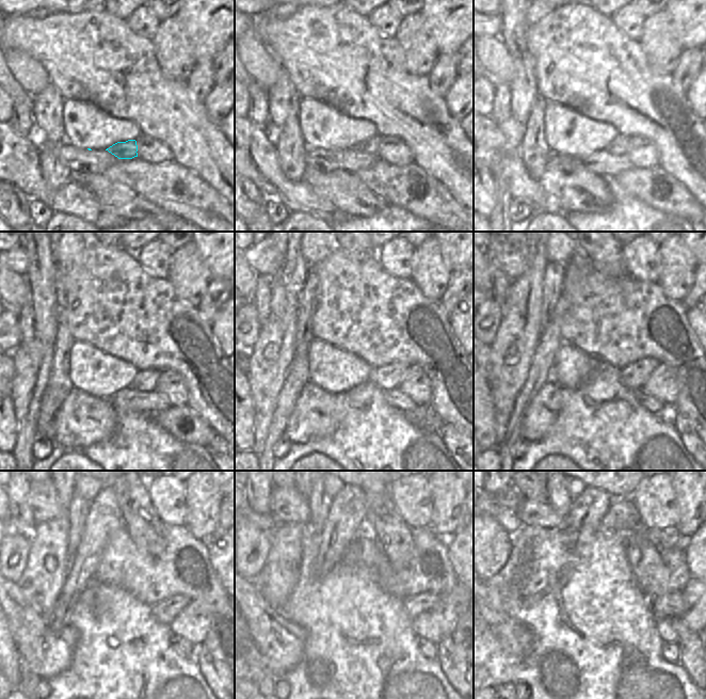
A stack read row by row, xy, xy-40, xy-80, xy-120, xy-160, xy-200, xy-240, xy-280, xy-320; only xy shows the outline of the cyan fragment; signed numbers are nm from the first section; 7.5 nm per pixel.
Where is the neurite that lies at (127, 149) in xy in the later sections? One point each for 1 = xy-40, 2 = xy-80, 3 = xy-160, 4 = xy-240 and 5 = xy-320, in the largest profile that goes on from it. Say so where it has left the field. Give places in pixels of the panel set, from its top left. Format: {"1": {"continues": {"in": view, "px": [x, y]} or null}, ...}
{"1": {"continues": {"in": "xy-40", "px": [370, 146]}}, "2": {"continues": {"in": "xy-80", "px": [619, 145]}}, "3": {"continues": {"in": "xy-160", "px": [389, 377]}}, "4": {"continues": {"in": "xy-240", "px": [165, 610]}}, "5": {"continues": {"in": "xy-320", "px": [671, 604]}}}

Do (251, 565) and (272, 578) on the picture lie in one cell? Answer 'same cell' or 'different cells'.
different cells

